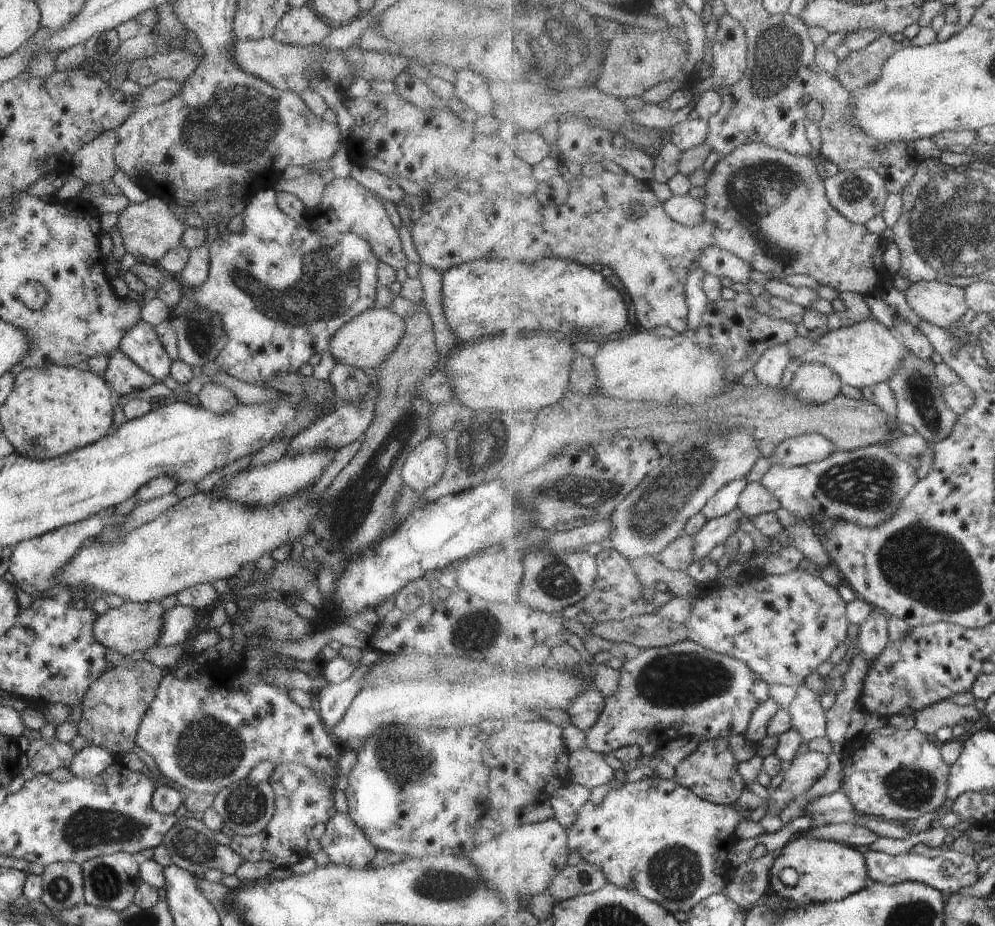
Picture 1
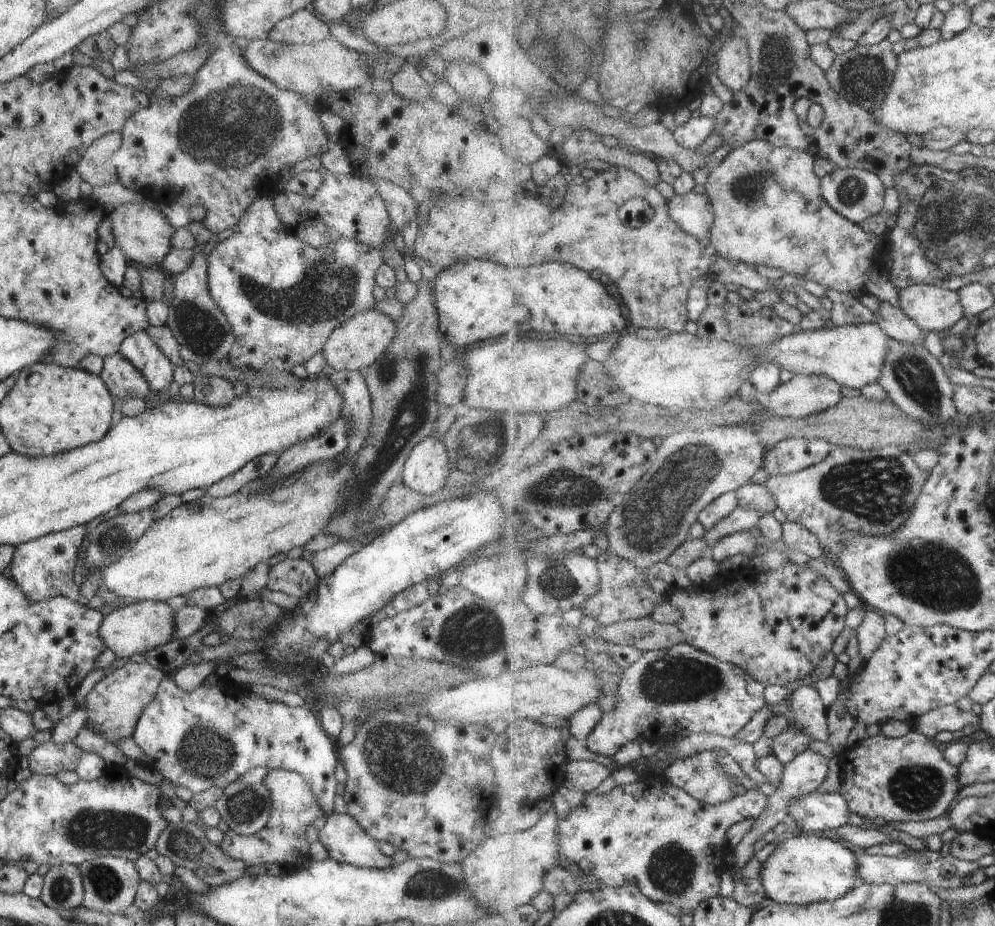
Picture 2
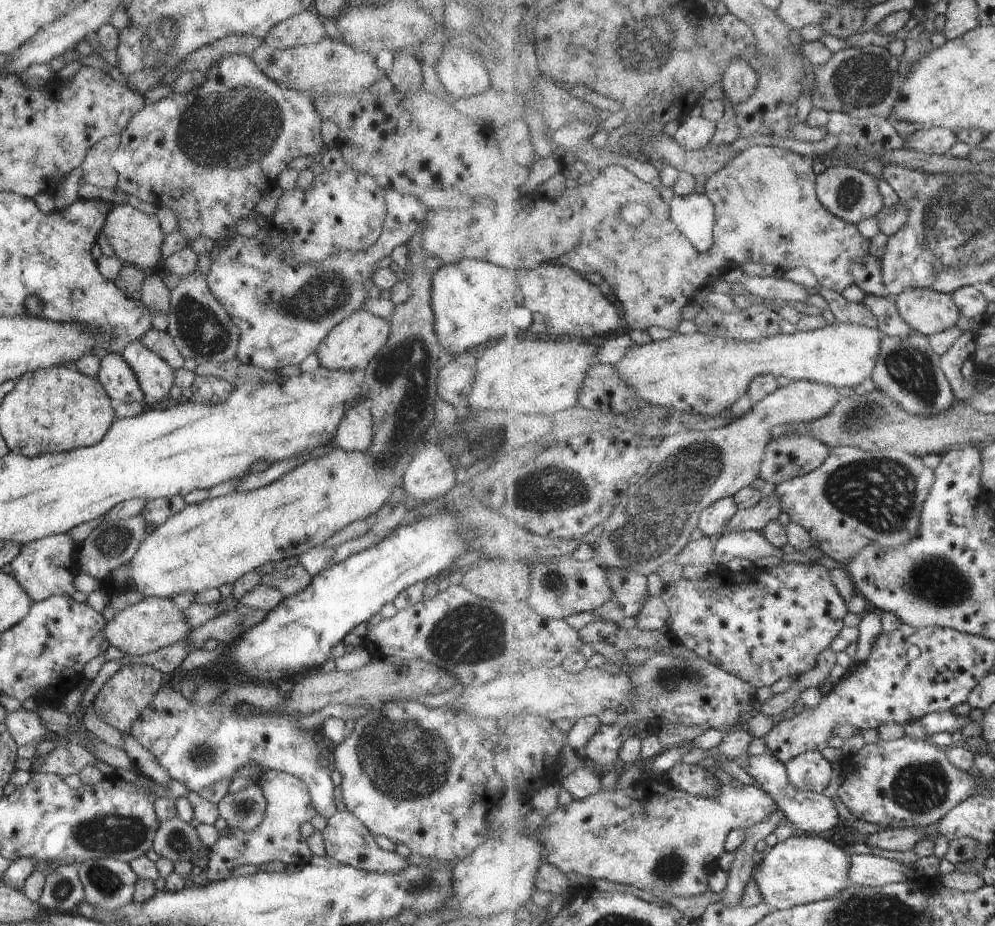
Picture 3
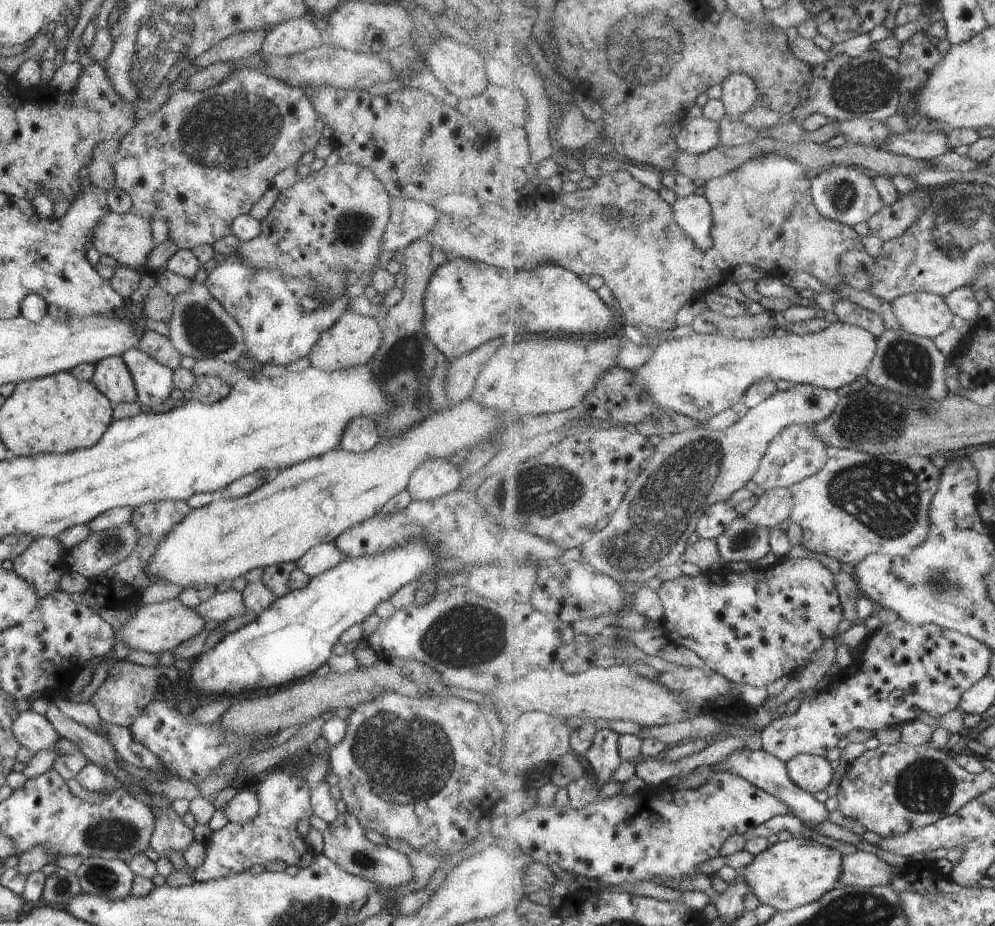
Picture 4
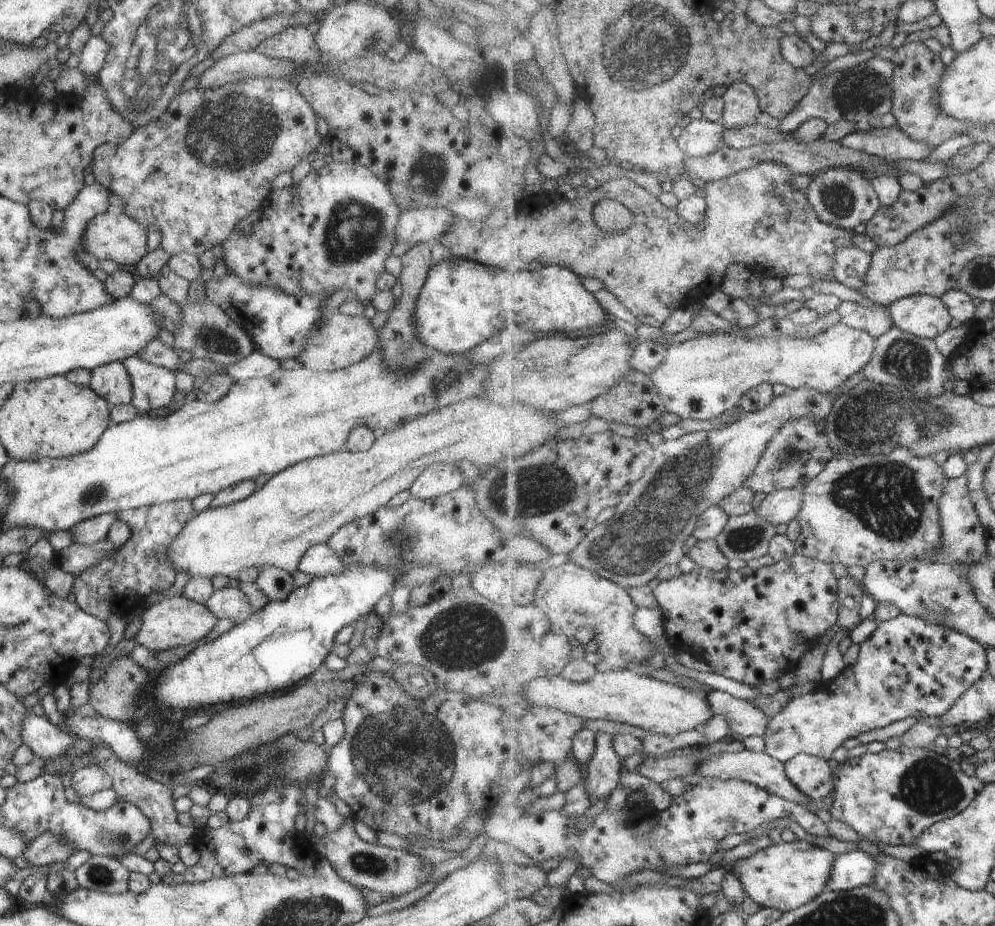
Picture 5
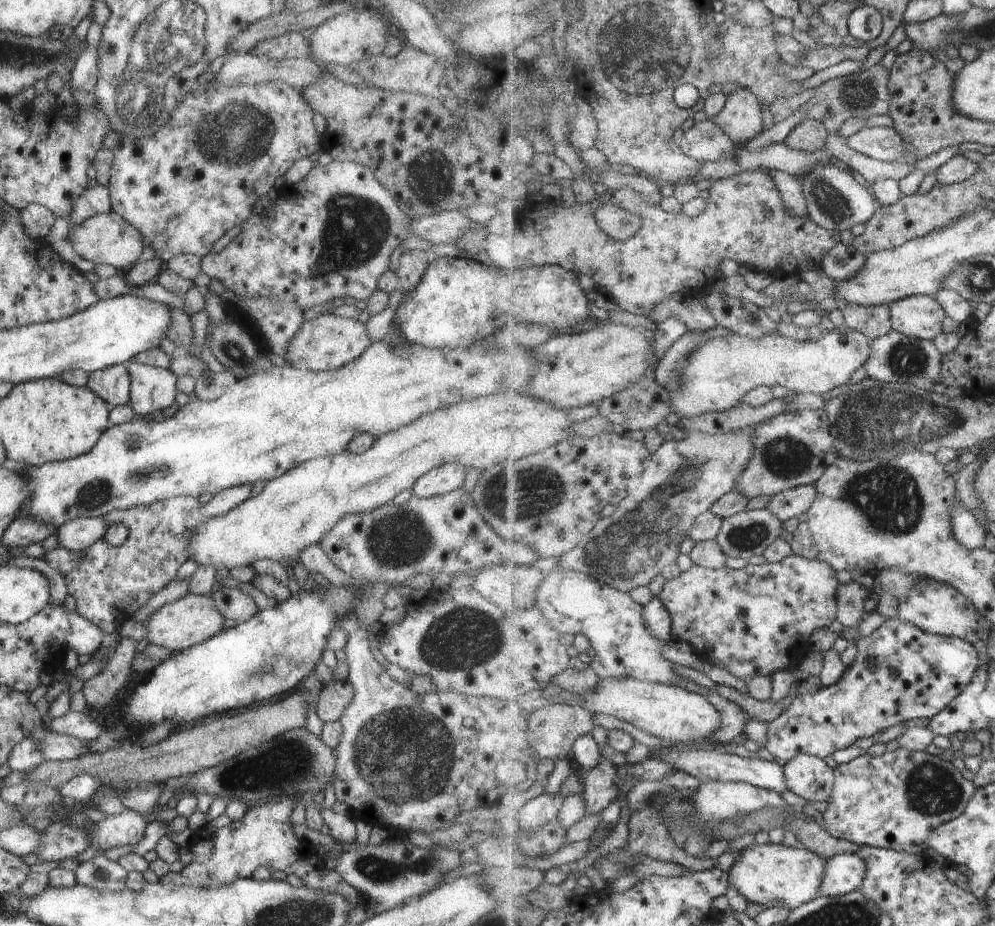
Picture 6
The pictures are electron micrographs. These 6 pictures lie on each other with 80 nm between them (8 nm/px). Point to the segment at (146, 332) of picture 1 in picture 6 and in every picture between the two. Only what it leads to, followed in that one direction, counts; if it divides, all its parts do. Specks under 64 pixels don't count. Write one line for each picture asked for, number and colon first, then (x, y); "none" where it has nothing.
2: (137, 348)
3: (155, 376)
4: (152, 381)
5: (152, 387)
6: (151, 388)

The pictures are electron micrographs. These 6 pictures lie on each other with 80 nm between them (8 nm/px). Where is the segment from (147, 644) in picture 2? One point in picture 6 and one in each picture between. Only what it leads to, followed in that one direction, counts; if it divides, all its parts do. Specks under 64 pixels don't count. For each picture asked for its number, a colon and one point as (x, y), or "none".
3: (155, 622)
4: (156, 627)
5: (174, 621)
6: (191, 619)

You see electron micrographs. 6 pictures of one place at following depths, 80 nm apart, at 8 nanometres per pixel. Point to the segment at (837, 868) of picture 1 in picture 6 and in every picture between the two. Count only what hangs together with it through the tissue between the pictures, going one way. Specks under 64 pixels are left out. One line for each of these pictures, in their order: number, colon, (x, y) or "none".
2: (802, 870)
3: (802, 870)
4: (790, 874)
5: (785, 876)
6: (773, 875)

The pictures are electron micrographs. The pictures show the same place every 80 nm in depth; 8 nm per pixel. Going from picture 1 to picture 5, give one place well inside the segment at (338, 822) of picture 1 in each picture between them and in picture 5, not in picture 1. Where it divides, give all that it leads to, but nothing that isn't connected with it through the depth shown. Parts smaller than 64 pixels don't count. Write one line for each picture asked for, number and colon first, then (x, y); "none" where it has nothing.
2: (345, 842)
3: (345, 839)
4: (344, 843)
5: (391, 872)

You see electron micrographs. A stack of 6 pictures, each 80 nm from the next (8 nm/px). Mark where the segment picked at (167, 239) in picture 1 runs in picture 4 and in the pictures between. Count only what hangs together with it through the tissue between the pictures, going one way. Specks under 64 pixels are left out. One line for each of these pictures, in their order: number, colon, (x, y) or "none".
2: (139, 230)
3: (135, 238)
4: (126, 238)

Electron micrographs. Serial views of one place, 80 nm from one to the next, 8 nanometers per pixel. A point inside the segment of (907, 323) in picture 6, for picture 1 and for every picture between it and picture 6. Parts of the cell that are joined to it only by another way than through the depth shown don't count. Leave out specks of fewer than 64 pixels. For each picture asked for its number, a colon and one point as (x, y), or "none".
1: (944, 305)
2: (932, 308)
3: (929, 312)
4: (925, 314)
5: (925, 316)

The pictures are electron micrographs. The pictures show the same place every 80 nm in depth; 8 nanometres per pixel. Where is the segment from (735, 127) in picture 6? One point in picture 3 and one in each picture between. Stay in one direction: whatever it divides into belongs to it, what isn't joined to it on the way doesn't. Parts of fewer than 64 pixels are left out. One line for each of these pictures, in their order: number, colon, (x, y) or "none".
3: (740, 82)
4: (740, 95)
5: (742, 107)

